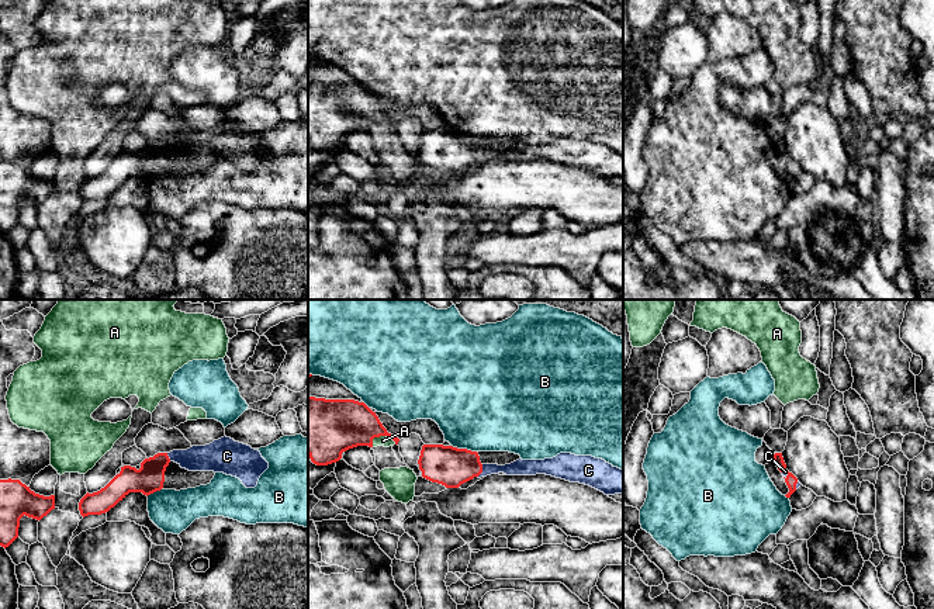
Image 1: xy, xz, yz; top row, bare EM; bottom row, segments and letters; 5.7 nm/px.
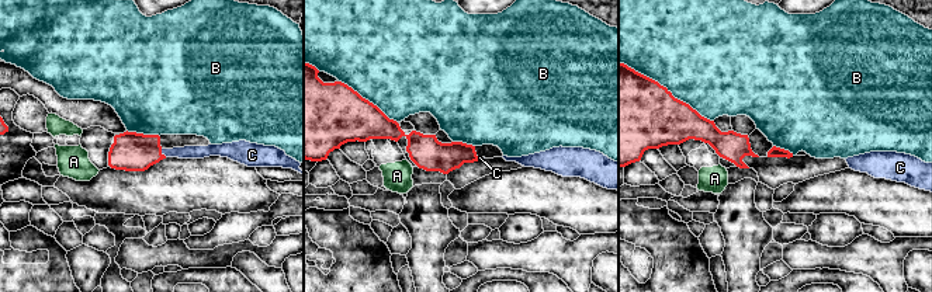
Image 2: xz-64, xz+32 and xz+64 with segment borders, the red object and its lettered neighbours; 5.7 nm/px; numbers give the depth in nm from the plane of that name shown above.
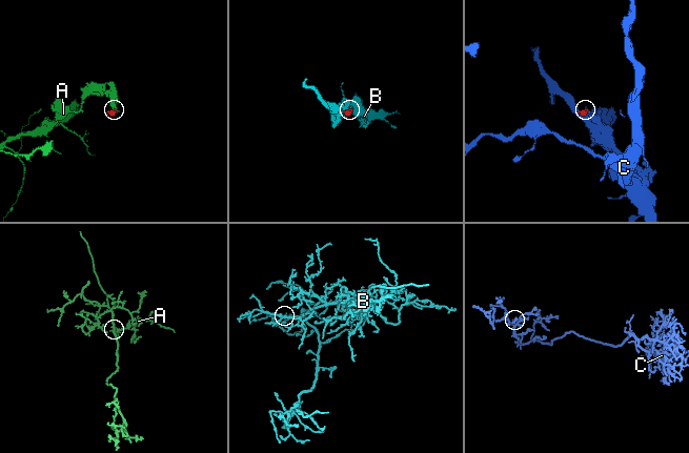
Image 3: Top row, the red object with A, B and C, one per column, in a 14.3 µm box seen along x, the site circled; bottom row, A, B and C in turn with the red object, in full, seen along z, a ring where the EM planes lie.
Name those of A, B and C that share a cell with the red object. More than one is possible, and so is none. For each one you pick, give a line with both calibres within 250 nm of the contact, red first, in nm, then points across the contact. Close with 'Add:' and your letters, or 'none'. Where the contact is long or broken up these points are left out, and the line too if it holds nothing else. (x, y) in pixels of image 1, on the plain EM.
C: Thickness 220 nm (red) against 100 nm. Path across: xz (449, 151), (470, 151), (481, 155), (521, 152)
Add: C

